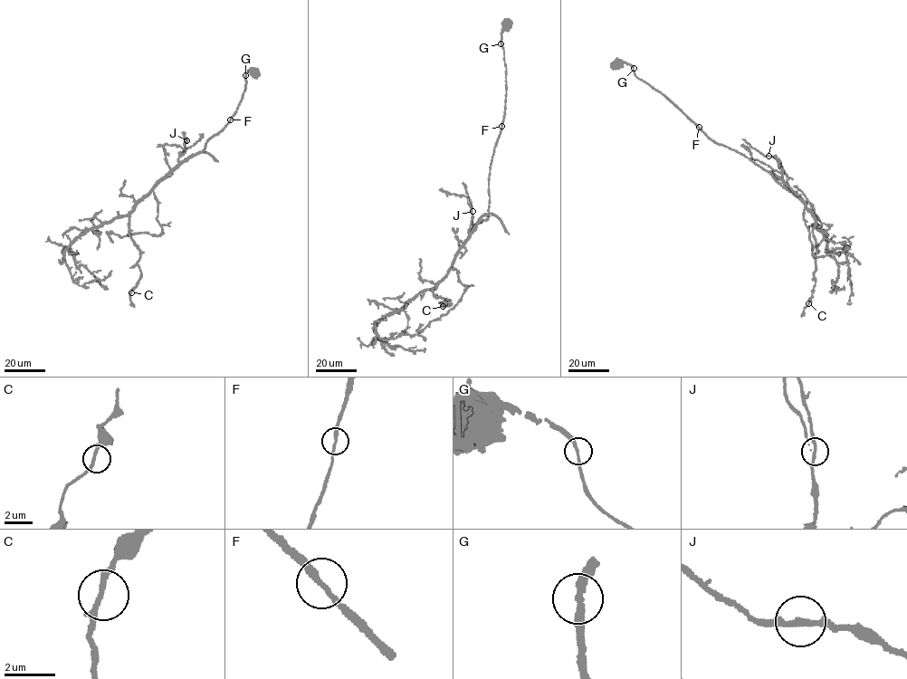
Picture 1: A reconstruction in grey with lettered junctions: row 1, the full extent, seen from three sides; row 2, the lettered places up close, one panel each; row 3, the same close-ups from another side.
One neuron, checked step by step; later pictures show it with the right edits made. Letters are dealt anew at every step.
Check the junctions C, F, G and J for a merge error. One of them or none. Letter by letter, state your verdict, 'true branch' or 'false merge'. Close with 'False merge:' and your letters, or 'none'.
C: true branch
F: true branch
G: true branch
J: true branch
False merge: none

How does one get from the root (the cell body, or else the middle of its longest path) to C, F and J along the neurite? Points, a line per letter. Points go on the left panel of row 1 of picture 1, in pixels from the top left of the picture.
C: (254, 72), (246, 73), (243, 99), (225, 128), (129, 215), (129, 234), (140, 253), (140, 276), (131, 292)
F: (254, 72), (250, 70), (246, 73), (243, 99), (230, 119)
J: (254, 72), (246, 73), (243, 99), (225, 128), (207, 139), (202, 152), (179, 162), (179, 154), (186, 140)

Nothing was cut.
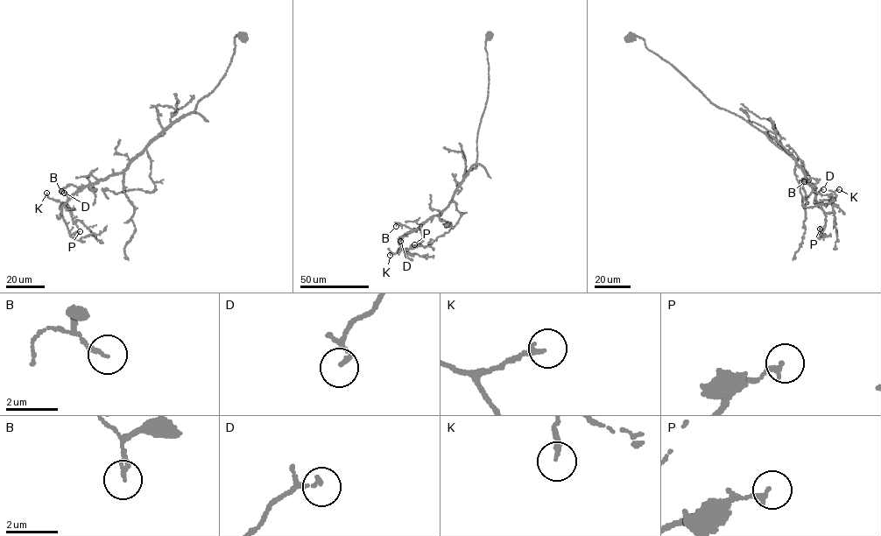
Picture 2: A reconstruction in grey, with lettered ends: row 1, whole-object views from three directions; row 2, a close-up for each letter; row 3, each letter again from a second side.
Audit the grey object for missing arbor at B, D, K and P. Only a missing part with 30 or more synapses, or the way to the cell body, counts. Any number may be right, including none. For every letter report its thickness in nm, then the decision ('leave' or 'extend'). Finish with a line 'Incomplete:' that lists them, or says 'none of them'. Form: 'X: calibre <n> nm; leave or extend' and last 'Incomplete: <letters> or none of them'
B: calibre 130 nm; leave
D: calibre 140 nm; leave
K: calibre 200 nm; leave
P: calibre 190 nm; leave
Incomplete: none of them

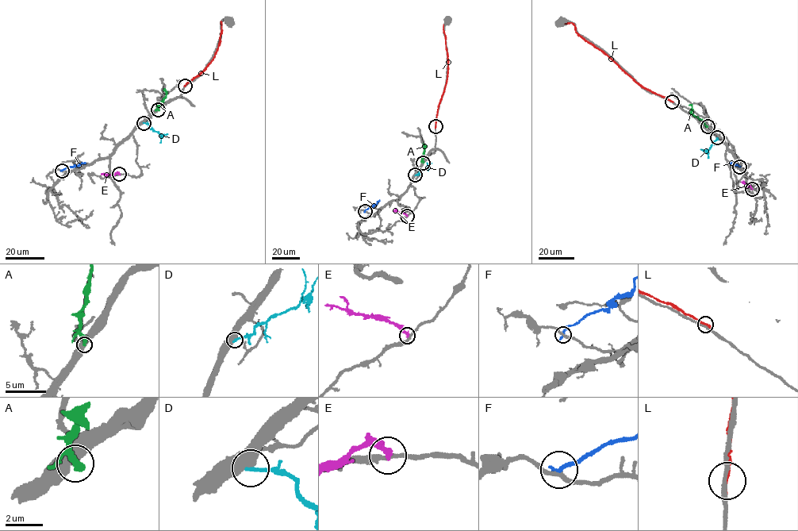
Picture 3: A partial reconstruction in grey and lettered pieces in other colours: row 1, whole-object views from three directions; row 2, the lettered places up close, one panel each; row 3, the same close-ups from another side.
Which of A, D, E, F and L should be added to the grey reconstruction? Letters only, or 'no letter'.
no letter

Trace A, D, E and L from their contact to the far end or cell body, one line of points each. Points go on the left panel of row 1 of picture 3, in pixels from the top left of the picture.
A: (158, 109), (158, 105), (166, 94), (164, 90)
D: (143, 123), (163, 136), (167, 133)
E: (120, 174), (101, 175)
L: (185, 86), (210, 62), (220, 41), (220, 21), (222, 24)

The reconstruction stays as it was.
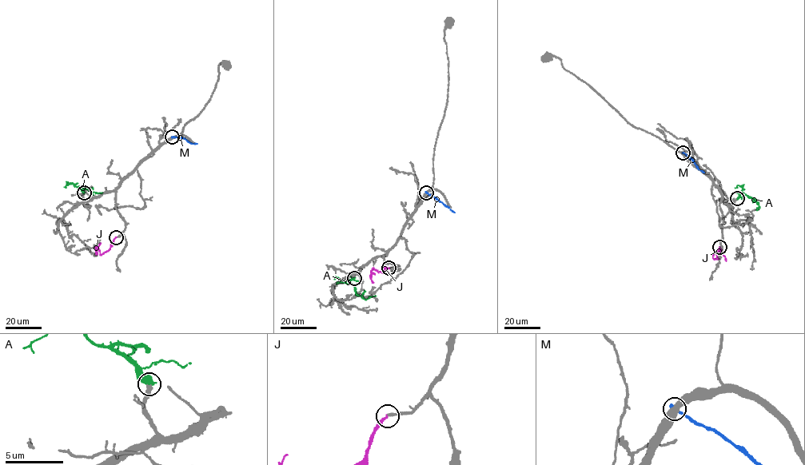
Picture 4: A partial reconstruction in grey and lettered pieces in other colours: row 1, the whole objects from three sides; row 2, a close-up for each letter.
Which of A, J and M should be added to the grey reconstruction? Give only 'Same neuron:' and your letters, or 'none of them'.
Same neuron: A, J

